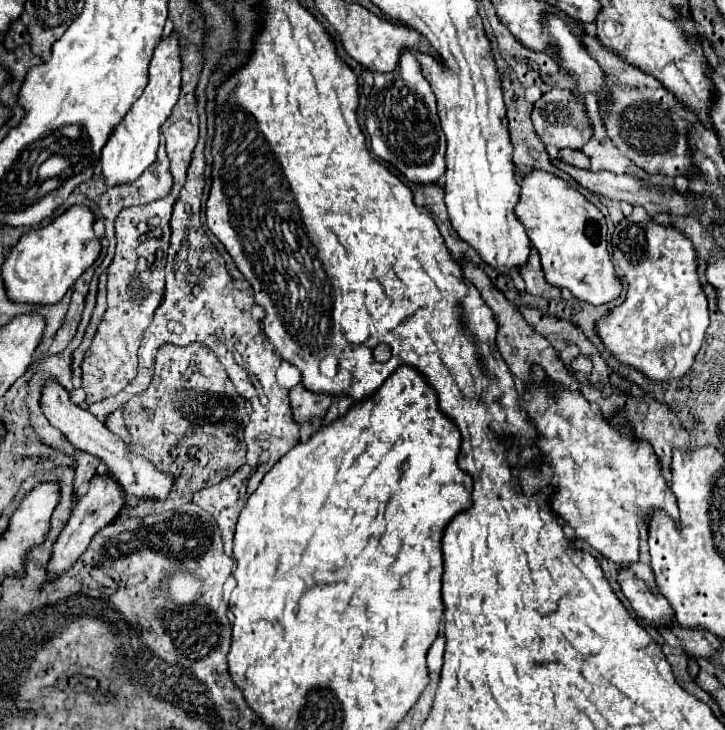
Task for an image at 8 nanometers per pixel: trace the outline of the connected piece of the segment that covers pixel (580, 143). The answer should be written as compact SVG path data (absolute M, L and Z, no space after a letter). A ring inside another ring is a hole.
M550 89L548 93L544 93L534 103L532 123L534 123L534 129L544 145L554 145L560 149L558 151L560 161L574 165L574 167L580 167L580 169L590 169L590 159L582 151L574 151L574 149L582 149L590 141L592 131L588 129L588 117L584 117L584 107L574 99L572 91ZM564 147L568 147L568 149L564 149Z

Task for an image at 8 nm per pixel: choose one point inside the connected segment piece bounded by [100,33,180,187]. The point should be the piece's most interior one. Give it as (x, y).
(132, 148)

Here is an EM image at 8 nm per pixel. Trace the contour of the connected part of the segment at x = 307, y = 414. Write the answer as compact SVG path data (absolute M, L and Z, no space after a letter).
M298 383L296 387L290 389L290 407L292 407L294 421L298 425L312 423L316 419L324 419L330 401L332 401L332 397L328 397L328 395L308 393L308 389L302 387L302 383Z

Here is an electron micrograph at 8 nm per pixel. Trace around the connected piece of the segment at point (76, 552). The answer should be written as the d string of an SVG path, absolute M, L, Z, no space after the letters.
M108 471L96 475L90 481L88 493L74 505L74 511L72 511L68 523L64 525L62 533L58 535L58 539L52 547L52 557L48 561L48 581L56 581L66 569L70 569L76 563L76 559L86 551L94 533L100 531L102 527L106 527L108 523L112 523L118 517L120 509L122 509L122 495L120 495L116 479Z

